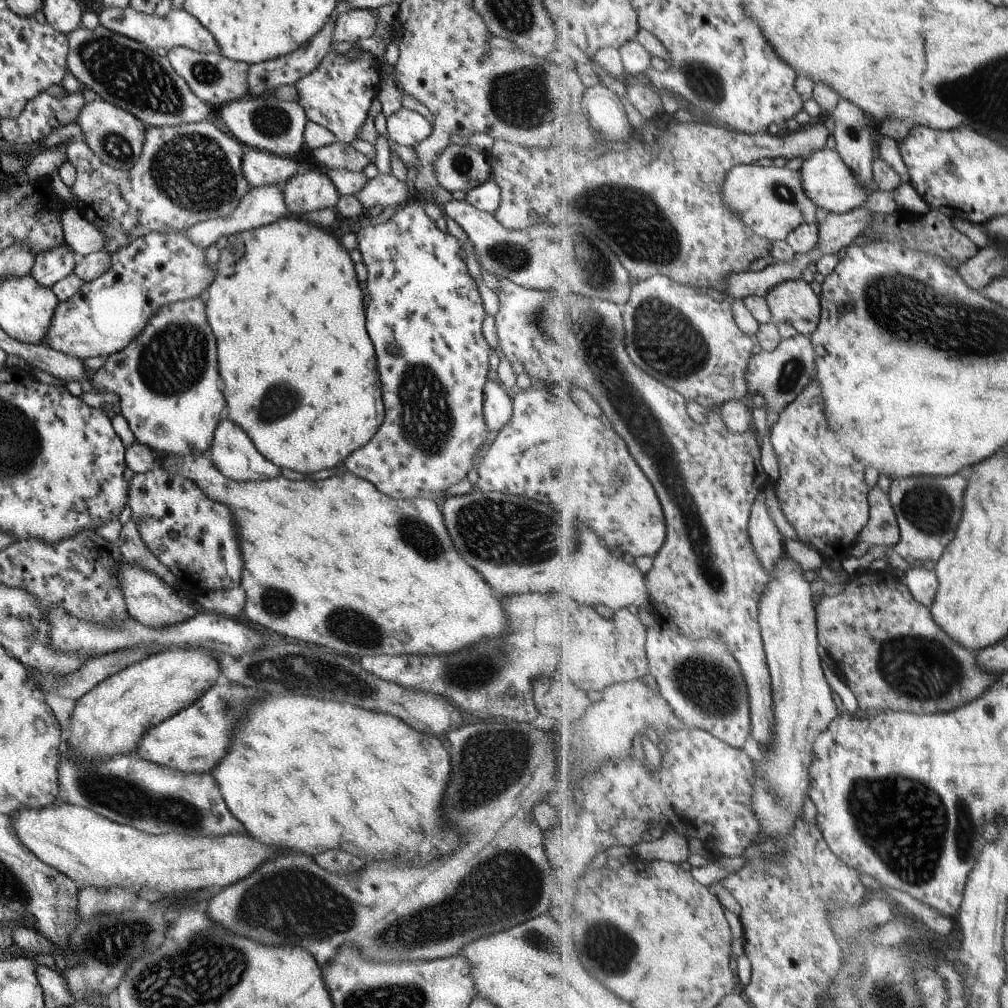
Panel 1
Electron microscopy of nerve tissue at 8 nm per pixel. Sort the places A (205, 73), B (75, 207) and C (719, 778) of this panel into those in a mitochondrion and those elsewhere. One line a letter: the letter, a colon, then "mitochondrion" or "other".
A: mitochondrion
B: other
C: other

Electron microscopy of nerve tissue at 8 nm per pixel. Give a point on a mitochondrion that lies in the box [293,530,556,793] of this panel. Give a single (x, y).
(472, 671)

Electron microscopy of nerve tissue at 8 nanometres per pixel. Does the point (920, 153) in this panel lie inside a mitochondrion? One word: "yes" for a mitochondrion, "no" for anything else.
no

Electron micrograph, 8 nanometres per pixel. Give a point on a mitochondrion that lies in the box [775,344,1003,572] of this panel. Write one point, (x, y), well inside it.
(932, 509)

